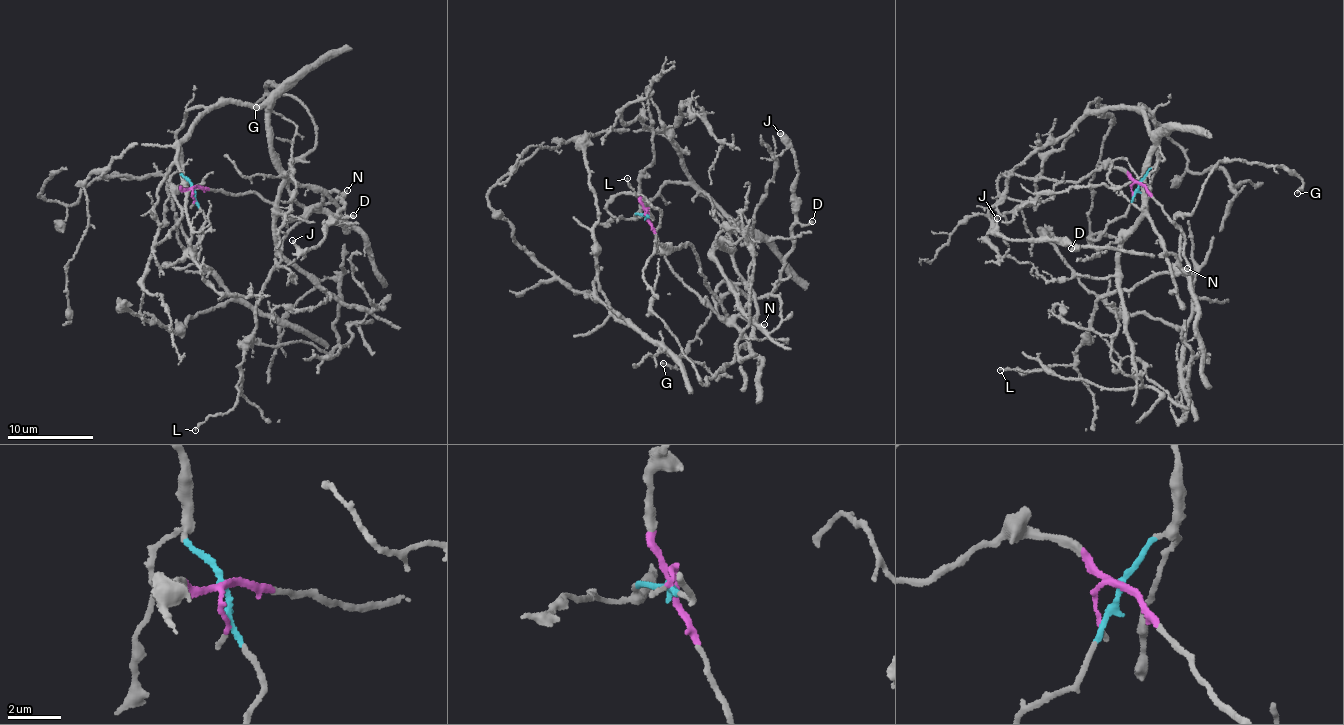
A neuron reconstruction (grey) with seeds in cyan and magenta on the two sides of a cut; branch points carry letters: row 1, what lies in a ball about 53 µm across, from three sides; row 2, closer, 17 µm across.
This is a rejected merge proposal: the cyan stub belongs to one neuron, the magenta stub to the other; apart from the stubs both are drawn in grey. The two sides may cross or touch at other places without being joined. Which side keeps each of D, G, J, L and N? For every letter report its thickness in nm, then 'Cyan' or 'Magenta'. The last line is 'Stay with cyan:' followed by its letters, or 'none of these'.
D: Thickness 240 nm. Magenta
G: Thickness 180 nm. Magenta
J: Thickness 200 nm. Magenta
L: Thickness 150 nm. Magenta
N: Thickness 190 nm. Magenta
Stay with cyan: none of these

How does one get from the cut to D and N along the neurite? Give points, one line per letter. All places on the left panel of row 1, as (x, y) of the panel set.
D: (193, 188), (256, 195), (297, 218), (327, 191), (342, 193), (338, 214), (354, 216)
N: (193, 188), (242, 195), (253, 193), (297, 218), (331, 203), (346, 190)

